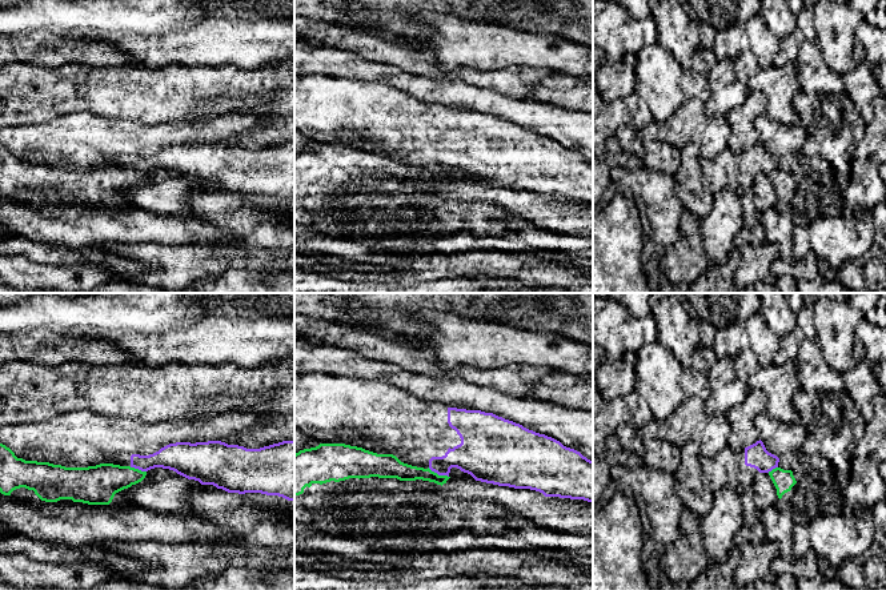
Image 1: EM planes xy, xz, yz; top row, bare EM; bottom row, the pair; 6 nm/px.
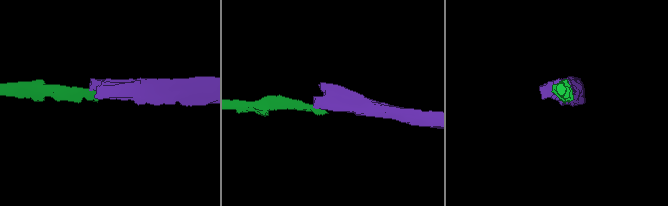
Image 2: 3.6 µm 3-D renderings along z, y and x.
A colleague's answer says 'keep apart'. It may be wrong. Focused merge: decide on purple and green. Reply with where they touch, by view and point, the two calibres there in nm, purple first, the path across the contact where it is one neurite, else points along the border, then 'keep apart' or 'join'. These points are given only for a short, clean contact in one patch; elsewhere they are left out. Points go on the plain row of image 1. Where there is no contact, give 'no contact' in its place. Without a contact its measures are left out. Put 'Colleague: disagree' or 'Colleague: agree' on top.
Colleague: agree
meets purple in xz at (439, 176); 220 nm thick on the purple side, 110 nm on the other; border along xz (428, 169), (448, 179); keep apart

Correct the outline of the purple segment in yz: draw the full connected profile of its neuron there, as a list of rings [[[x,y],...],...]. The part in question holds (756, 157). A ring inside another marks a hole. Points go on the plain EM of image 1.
[[[759,141],[743,152],[726,148],[713,158],[702,158],[701,166],[707,178],[710,190],[722,189],[739,192],[751,188],[759,174],[769,174],[778,169],[779,160],[769,154]]]

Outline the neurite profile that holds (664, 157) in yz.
[[[637,140],[633,144],[624,144],[622,149],[624,153],[638,156],[642,160],[642,165],[675,176],[679,165],[679,150],[670,144],[658,141],[644,144]]]

